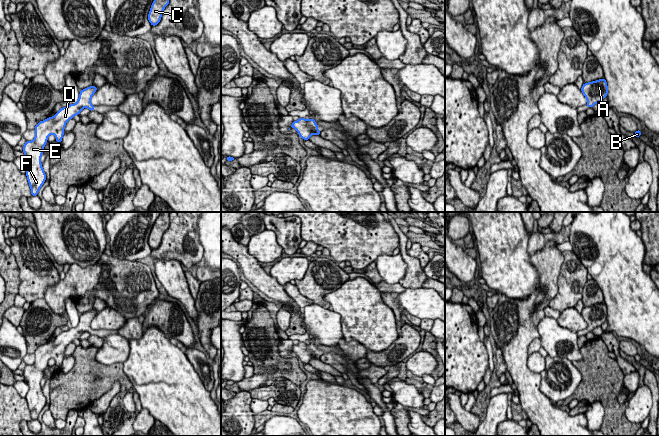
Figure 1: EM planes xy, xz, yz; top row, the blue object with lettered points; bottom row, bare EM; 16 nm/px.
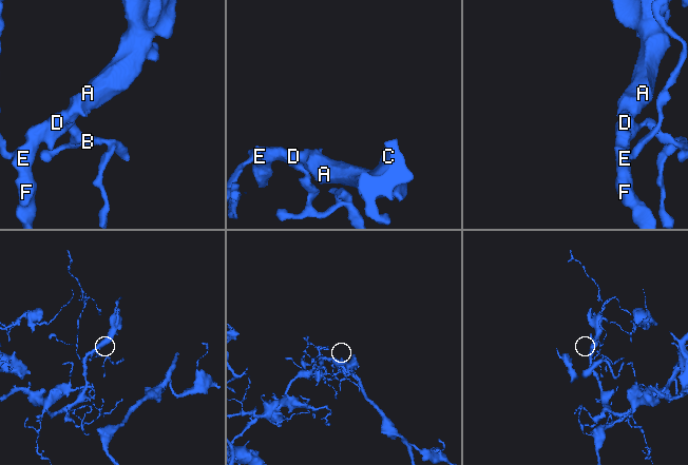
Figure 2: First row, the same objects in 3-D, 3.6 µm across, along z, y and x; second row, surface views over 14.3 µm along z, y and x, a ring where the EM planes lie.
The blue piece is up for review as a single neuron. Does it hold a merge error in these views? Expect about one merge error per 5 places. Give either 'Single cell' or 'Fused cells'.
Single cell

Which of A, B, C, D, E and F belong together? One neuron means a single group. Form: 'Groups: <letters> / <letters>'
Groups: A B C D E F

